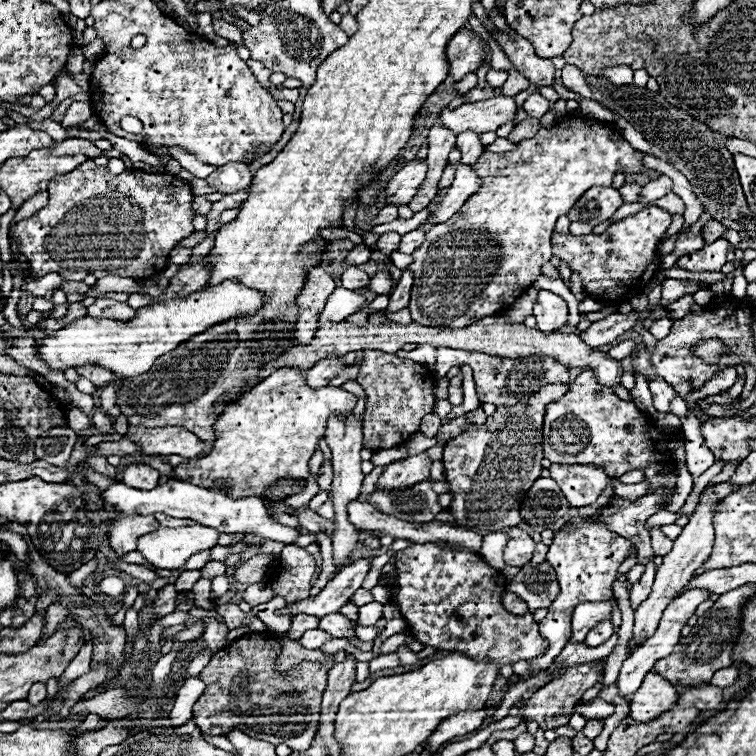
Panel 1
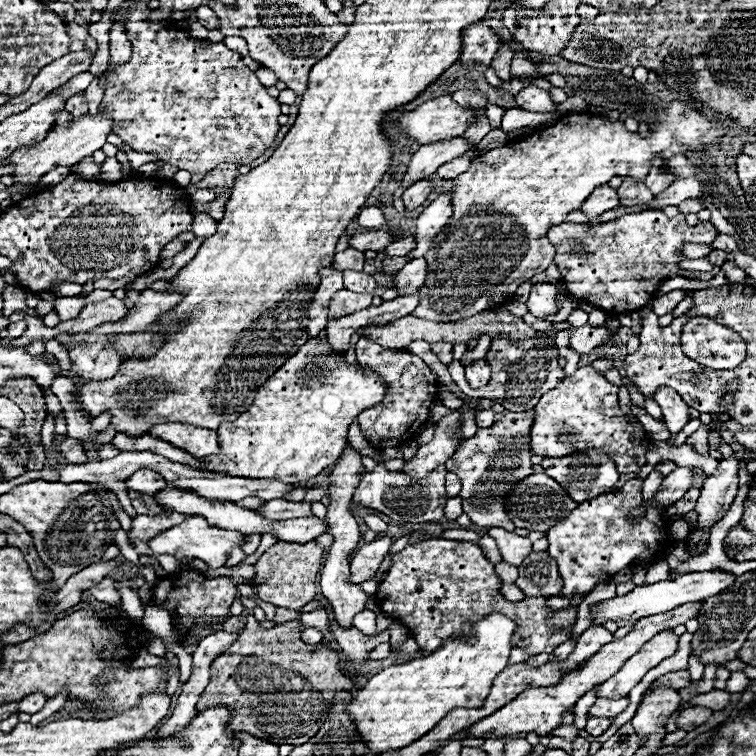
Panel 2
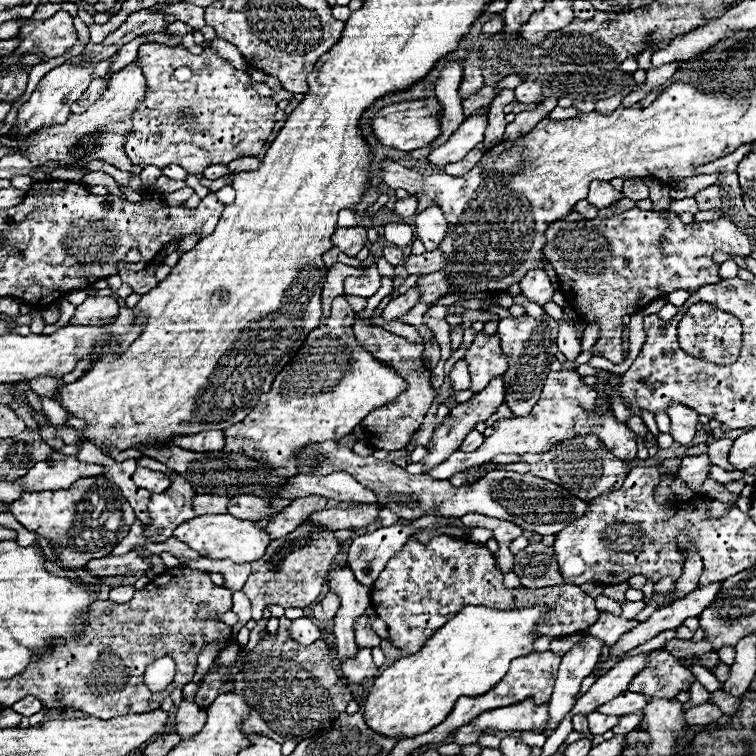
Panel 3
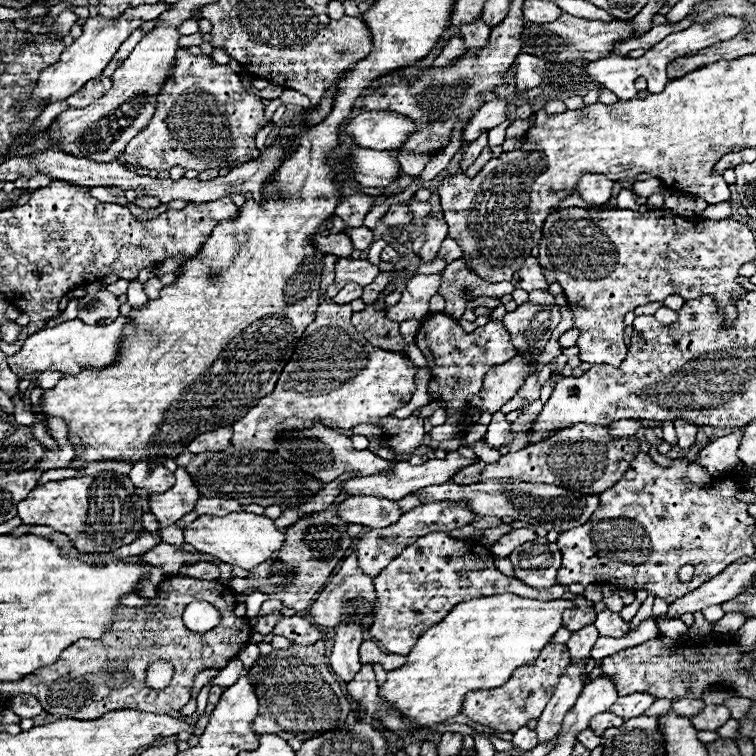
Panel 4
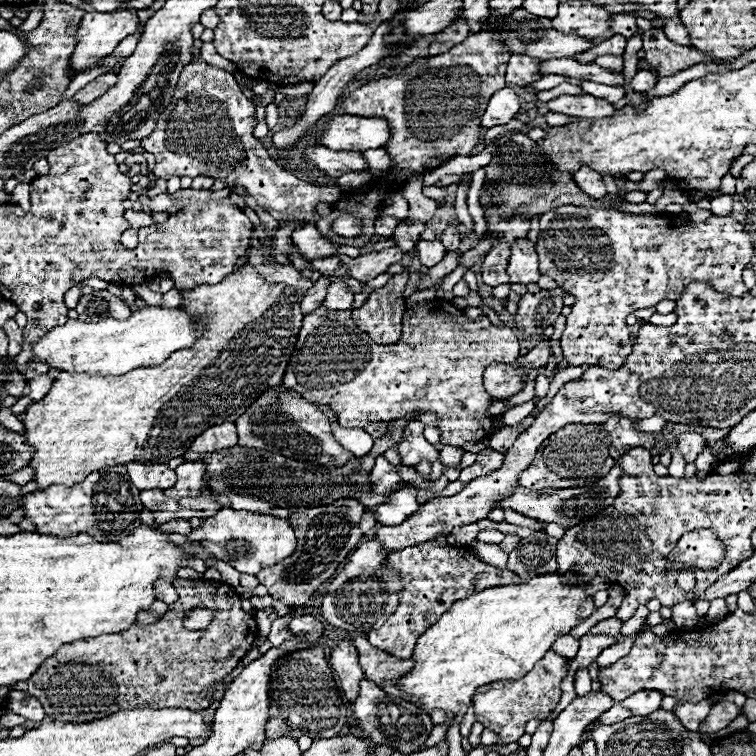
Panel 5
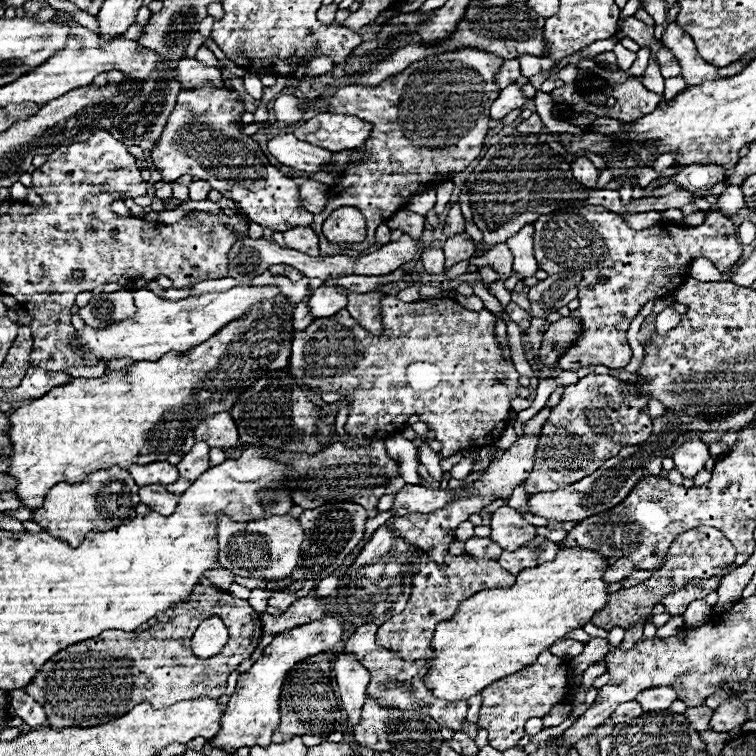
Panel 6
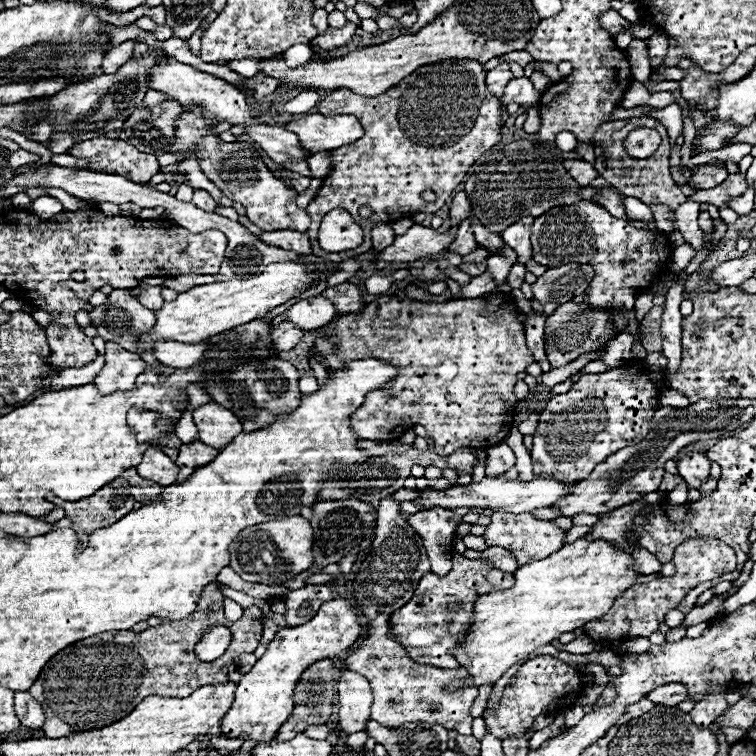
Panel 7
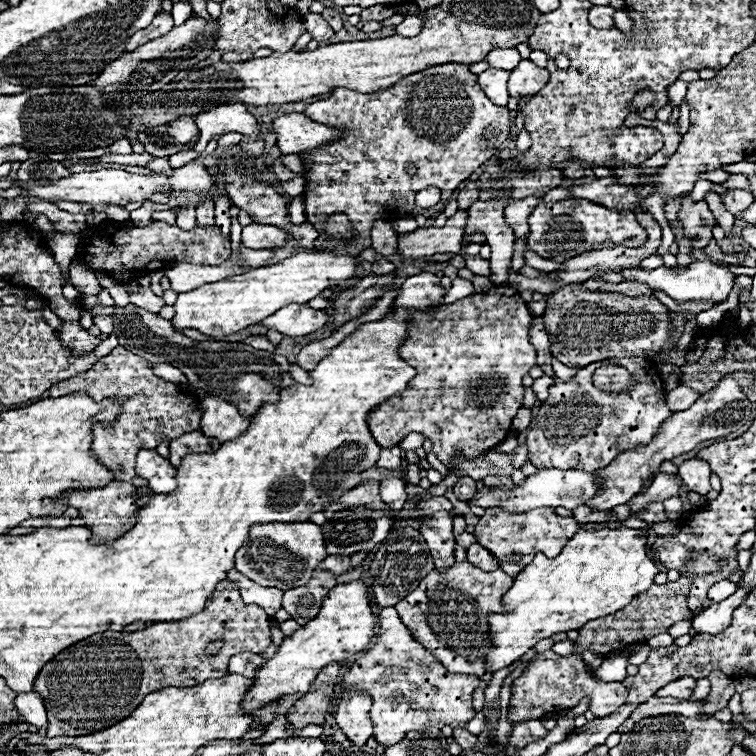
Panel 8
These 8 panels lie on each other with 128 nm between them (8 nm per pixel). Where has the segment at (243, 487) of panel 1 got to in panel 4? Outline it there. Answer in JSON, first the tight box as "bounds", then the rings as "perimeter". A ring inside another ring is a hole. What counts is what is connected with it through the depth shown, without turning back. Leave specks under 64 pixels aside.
{"bounds":[232,300,418,450],"perimeter":[[[330,300],[322,302],[316,310],[316,320],[306,326],[304,336],[300,338],[290,362],[284,366],[280,380],[272,394],[262,398],[254,410],[246,414],[246,418],[234,422],[234,438],[232,444],[236,448],[252,448],[252,450],[276,450],[276,436],[288,432],[292,428],[306,428],[314,422],[322,422],[330,428],[354,428],[358,424],[378,424],[380,418],[392,414],[400,406],[408,404],[412,394],[416,392],[416,374],[418,366],[410,362],[406,354],[386,352],[374,348],[350,322],[352,310],[350,304],[338,306]],[[346,374],[356,374],[346,380]]]}

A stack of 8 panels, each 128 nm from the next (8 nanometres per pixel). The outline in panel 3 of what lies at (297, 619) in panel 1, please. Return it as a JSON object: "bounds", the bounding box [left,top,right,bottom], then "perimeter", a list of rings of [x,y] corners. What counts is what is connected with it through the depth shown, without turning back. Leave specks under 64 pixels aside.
{"bounds":[312,590,340,622],"perimeter":[[[330,590],[330,592],[312,608],[312,618],[320,620],[320,622],[330,622],[330,620],[334,620],[338,608],[340,608],[340,598]]]}

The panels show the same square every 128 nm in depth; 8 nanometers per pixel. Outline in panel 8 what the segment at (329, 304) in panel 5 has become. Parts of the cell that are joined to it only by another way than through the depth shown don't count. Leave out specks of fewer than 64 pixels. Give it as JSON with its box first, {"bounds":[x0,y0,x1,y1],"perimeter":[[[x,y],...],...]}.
{"bounds":[260,304,328,336],"perimeter":[[[306,304],[302,306],[284,306],[270,318],[264,318],[260,326],[276,330],[284,336],[306,336],[320,330],[328,320],[328,314],[322,310],[312,310]]]}

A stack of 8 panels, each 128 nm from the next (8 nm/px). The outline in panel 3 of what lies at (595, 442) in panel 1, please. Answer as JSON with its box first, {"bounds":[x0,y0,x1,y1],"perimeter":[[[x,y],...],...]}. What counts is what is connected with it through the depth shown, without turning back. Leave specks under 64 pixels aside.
{"bounds":[426,370,636,480],"perimeter":[[[560,370],[560,372],[550,372],[546,378],[546,384],[542,388],[540,400],[536,402],[536,406],[532,408],[532,412],[524,418],[498,418],[494,422],[494,432],[484,438],[482,446],[474,452],[460,452],[456,450],[450,458],[446,458],[444,462],[440,462],[438,466],[434,466],[432,470],[428,470],[426,474],[430,478],[436,480],[450,480],[454,474],[464,472],[468,468],[480,466],[484,462],[490,462],[496,454],[538,454],[542,450],[548,450],[550,446],[554,446],[556,442],[562,442],[566,438],[572,438],[574,434],[598,434],[598,438],[602,438],[602,442],[608,446],[608,450],[612,450],[614,454],[618,454],[618,458],[632,462],[636,458],[636,434],[624,424],[618,422],[614,418],[614,414],[586,414],[584,408],[594,406],[596,394],[592,392],[592,388],[588,384],[584,384],[580,380],[582,376],[578,372],[570,372],[570,370]]]}

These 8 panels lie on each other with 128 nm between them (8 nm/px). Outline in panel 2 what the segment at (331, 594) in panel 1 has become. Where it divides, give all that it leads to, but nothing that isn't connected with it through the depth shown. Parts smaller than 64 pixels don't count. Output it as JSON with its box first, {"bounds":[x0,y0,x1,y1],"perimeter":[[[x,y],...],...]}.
{"bounds":[350,534,392,584],"perimeter":[[[382,534],[376,540],[364,542],[362,546],[358,546],[350,560],[352,582],[362,584],[362,582],[374,578],[382,560],[388,556],[390,546],[392,546],[392,538],[388,534]]]}

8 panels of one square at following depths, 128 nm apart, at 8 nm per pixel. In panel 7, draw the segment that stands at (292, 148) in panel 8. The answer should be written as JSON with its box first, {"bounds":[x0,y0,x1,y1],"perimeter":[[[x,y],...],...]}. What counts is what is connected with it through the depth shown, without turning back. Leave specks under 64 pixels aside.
{"bounds":[284,114,364,154],"perimeter":[[[308,114],[304,118],[288,122],[284,128],[294,132],[298,136],[300,146],[310,154],[348,146],[350,142],[356,142],[364,134],[358,118],[348,114],[338,116]]]}

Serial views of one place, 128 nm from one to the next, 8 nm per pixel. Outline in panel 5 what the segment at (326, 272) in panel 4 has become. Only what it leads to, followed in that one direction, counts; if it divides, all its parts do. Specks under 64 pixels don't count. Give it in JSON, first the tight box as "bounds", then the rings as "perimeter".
{"bounds":[300,276,330,316],"perimeter":[[[320,276],[318,282],[314,282],[314,286],[312,286],[312,288],[306,292],[306,296],[302,298],[302,306],[300,306],[302,316],[314,312],[314,310],[320,306],[322,296],[326,296],[326,286],[328,286],[328,284],[330,284],[330,282],[326,280],[326,276]]]}

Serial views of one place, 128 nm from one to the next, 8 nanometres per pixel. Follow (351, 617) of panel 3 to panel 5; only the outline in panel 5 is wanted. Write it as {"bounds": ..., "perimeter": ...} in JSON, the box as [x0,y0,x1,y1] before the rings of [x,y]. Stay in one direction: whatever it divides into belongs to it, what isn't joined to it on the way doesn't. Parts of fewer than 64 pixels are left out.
{"bounds":[330,640,366,704],"perimeter":[[[344,640],[334,648],[334,652],[330,656],[330,664],[336,670],[339,685],[346,698],[350,700],[350,704],[354,704],[354,700],[360,694],[360,682],[366,676],[358,664],[358,652],[350,644],[350,640]]]}

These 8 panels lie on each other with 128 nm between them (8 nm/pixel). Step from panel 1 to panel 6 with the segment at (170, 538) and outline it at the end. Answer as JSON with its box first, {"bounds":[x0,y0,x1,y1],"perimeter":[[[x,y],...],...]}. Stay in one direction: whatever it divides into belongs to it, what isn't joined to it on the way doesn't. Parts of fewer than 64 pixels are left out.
{"bounds":[218,516,302,580],"perimeter":[[[226,516],[218,520],[218,560],[224,568],[242,578],[280,580],[290,576],[298,564],[302,540],[302,526],[292,516],[274,516],[238,524]]]}

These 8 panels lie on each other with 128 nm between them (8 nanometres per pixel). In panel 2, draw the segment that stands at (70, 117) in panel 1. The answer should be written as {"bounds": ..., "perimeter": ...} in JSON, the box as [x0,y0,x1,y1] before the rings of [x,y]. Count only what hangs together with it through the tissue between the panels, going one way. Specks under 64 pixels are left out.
{"bounds":[66,94,88,116],"perimeter":[[[76,94],[72,98],[68,98],[66,102],[66,110],[72,114],[72,116],[78,116],[78,114],[86,114],[88,112],[88,102],[84,98],[84,94]]]}

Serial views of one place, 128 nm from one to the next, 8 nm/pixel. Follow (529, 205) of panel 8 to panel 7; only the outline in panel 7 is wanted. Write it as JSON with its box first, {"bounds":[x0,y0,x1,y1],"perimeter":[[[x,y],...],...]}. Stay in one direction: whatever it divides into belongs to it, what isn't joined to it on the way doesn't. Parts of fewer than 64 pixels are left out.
{"bounds":[502,216,534,264],"perimeter":[[[524,216],[524,218],[516,220],[512,226],[508,226],[502,232],[502,240],[516,250],[520,264],[526,264],[532,258],[532,248],[530,248],[530,222],[534,222],[534,218],[532,216]]]}

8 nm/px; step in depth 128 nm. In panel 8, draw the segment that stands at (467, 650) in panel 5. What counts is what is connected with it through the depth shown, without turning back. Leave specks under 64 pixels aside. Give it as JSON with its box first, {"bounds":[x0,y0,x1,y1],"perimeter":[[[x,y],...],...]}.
{"bounds":[486,526,658,672],"perimeter":[[[626,526],[596,528],[596,530],[580,528],[566,542],[566,546],[556,558],[546,558],[542,552],[538,552],[532,564],[526,566],[526,570],[522,570],[522,574],[514,578],[512,588],[502,598],[506,606],[506,614],[490,614],[490,630],[492,630],[490,634],[496,648],[486,656],[486,666],[490,666],[490,672],[496,672],[516,662],[538,640],[550,638],[552,634],[558,632],[578,630],[590,620],[616,614],[630,602],[630,598],[636,598],[636,594],[646,592],[654,584],[656,574],[658,568],[648,558],[648,546],[640,528],[626,528]]]}

